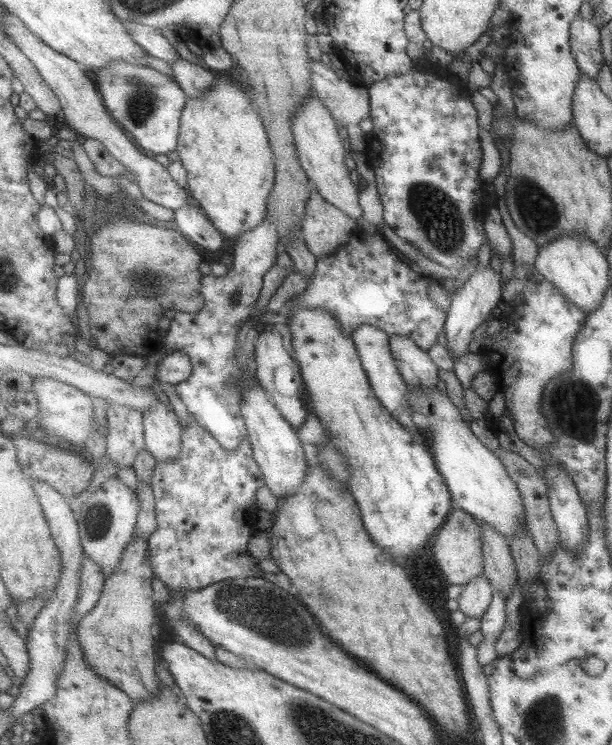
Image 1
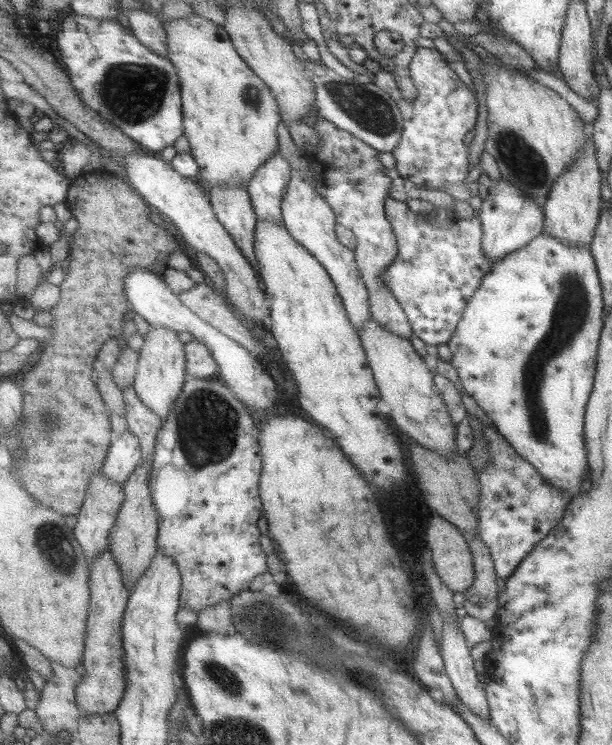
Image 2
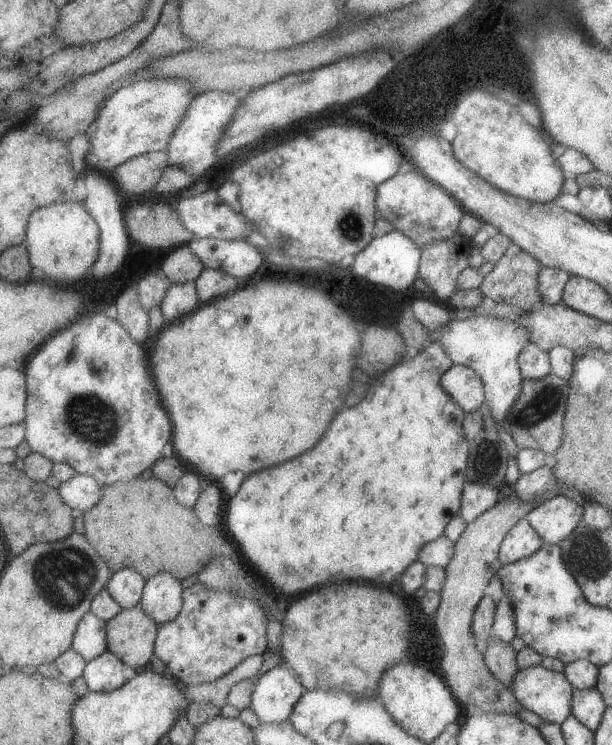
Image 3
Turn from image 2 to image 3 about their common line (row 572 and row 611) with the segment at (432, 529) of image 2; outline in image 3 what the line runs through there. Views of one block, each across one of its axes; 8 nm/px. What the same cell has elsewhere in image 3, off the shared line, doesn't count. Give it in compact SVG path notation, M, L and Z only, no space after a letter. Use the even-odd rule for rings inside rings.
M515 492L499 499L491 508L481 513L475 520L465 525L463 536L456 543L456 553L446 568L447 582L442 590L442 603L437 611L435 628L445 646L442 668L445 680L453 689L466 712L517 713L521 710L518 700L511 689L505 688L489 671L484 663L483 654L475 648L473 633L474 612L479 600L487 592L491 576L497 574L501 566L498 552L502 540L527 513L540 502L518 497Z

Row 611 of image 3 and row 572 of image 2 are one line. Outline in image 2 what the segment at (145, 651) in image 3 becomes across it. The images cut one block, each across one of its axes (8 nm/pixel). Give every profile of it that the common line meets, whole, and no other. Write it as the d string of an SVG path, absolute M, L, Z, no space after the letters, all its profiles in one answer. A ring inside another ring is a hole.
M155 454L139 463L130 480L124 485L126 500L119 513L118 523L115 524L110 536L111 553L117 558L117 563L121 565L123 582L129 590L137 587L139 579L143 577L143 573L147 572L147 569L151 568L151 563L153 563L155 555L159 551L160 516L157 507L155 507L155 499L151 496L150 486L153 460L155 460Z

